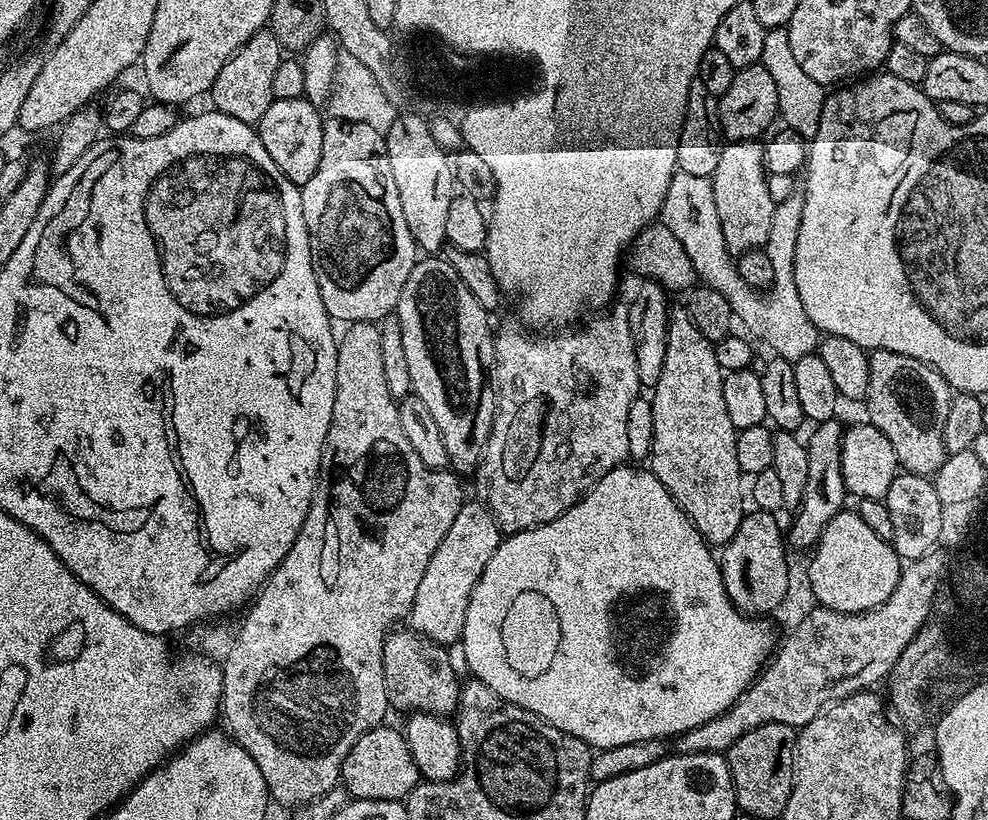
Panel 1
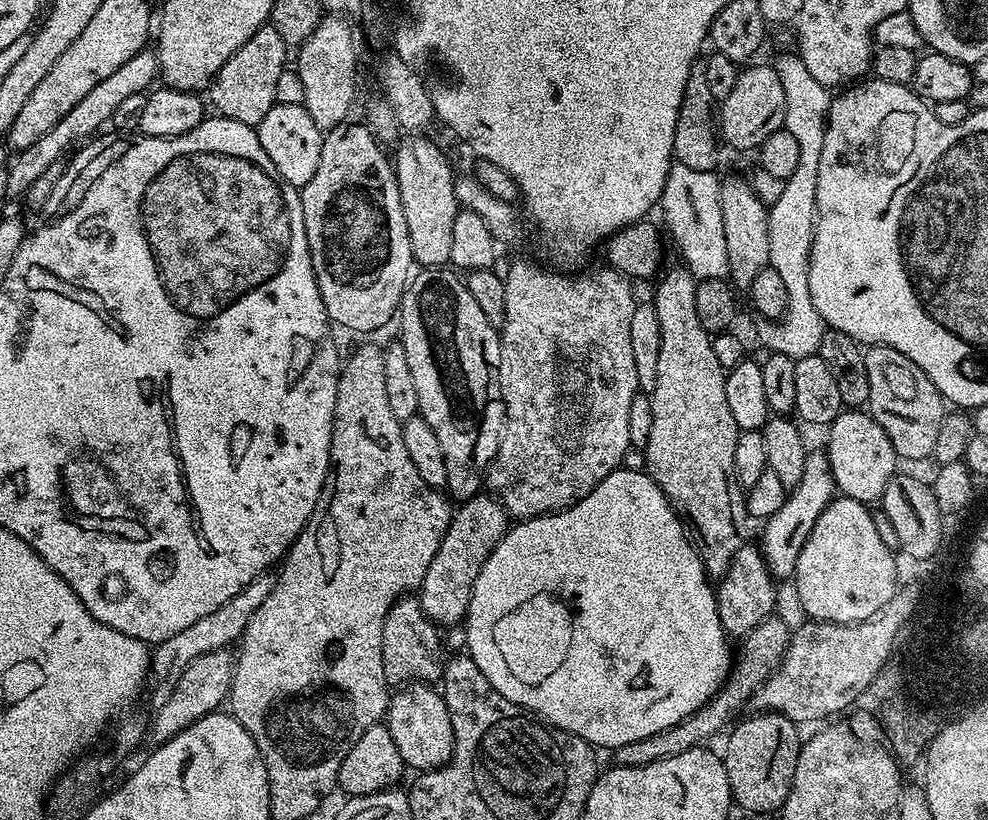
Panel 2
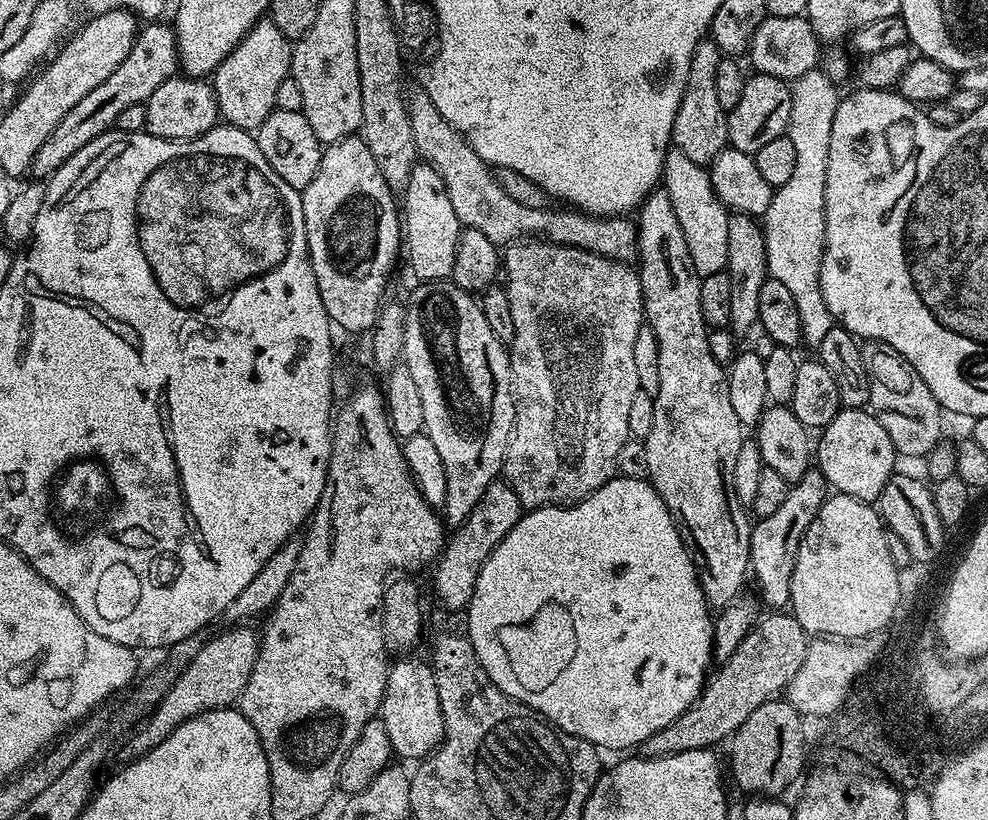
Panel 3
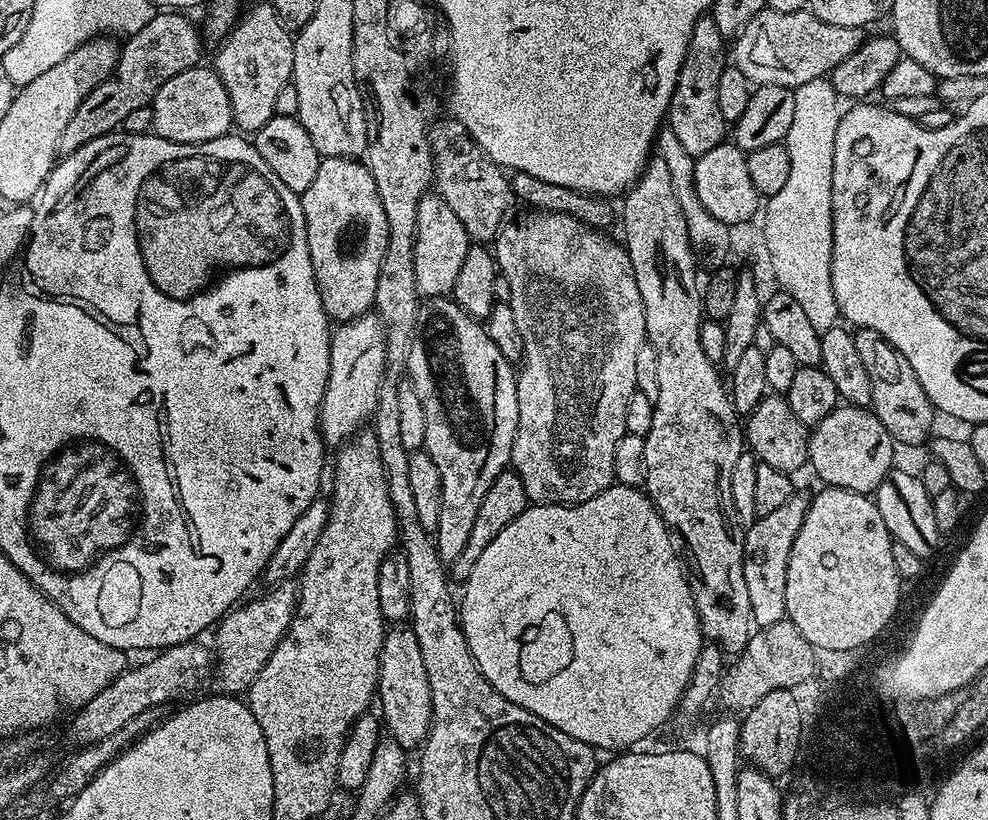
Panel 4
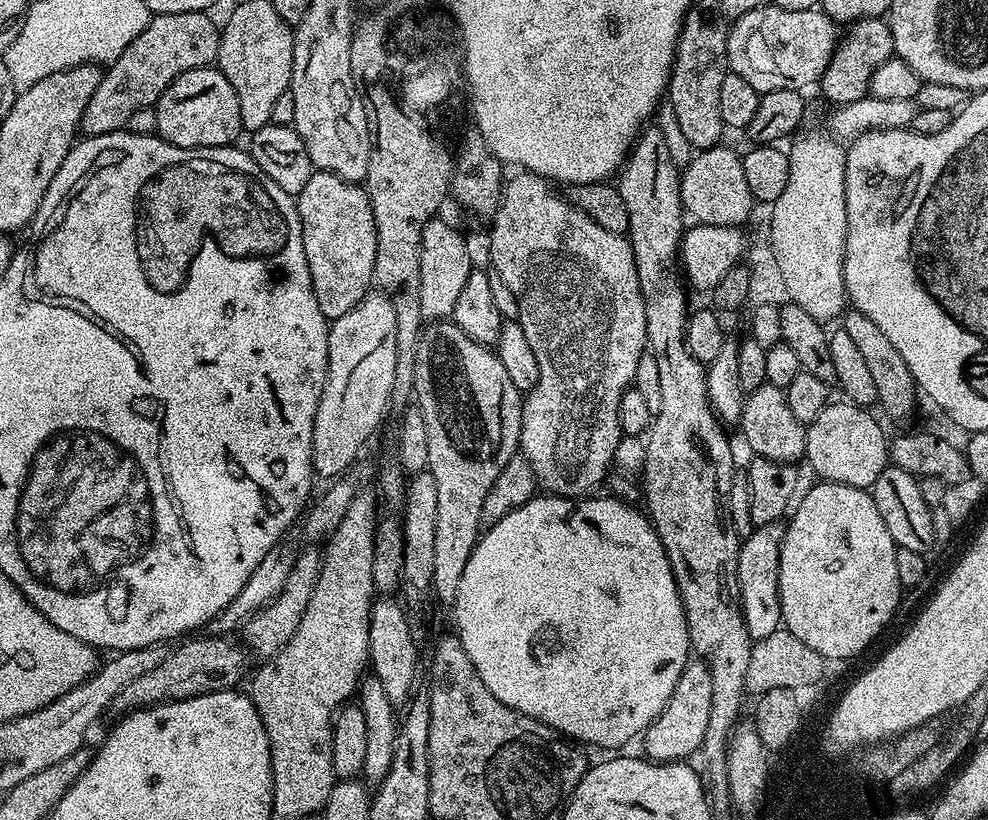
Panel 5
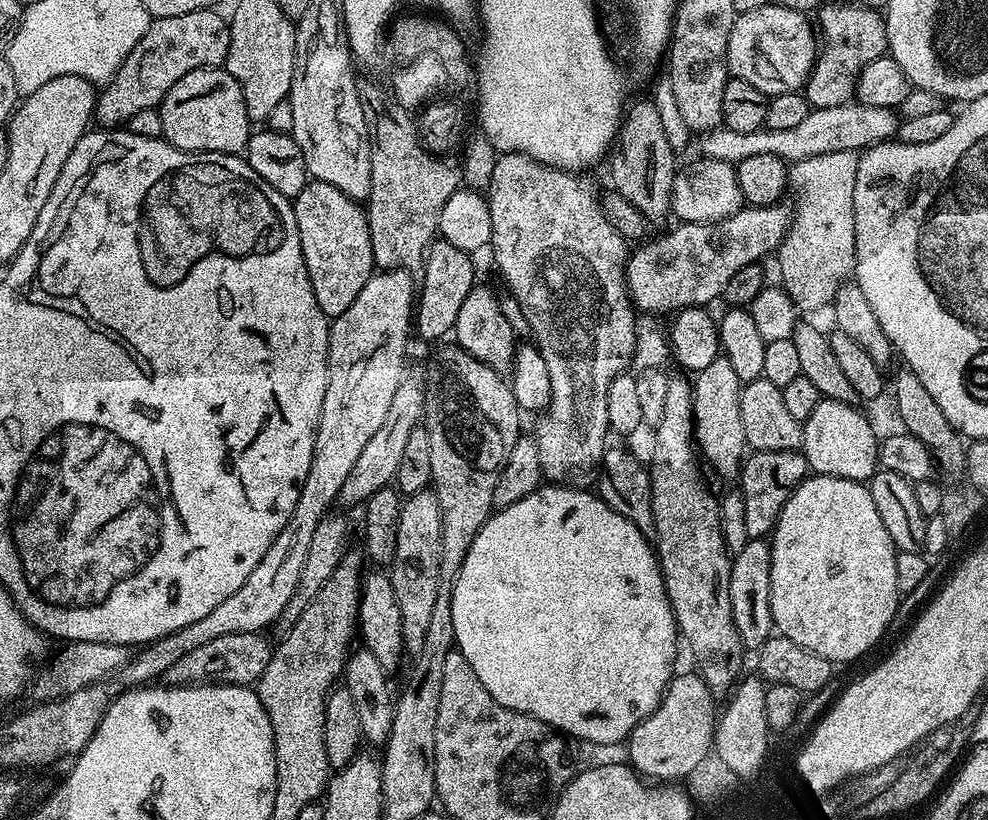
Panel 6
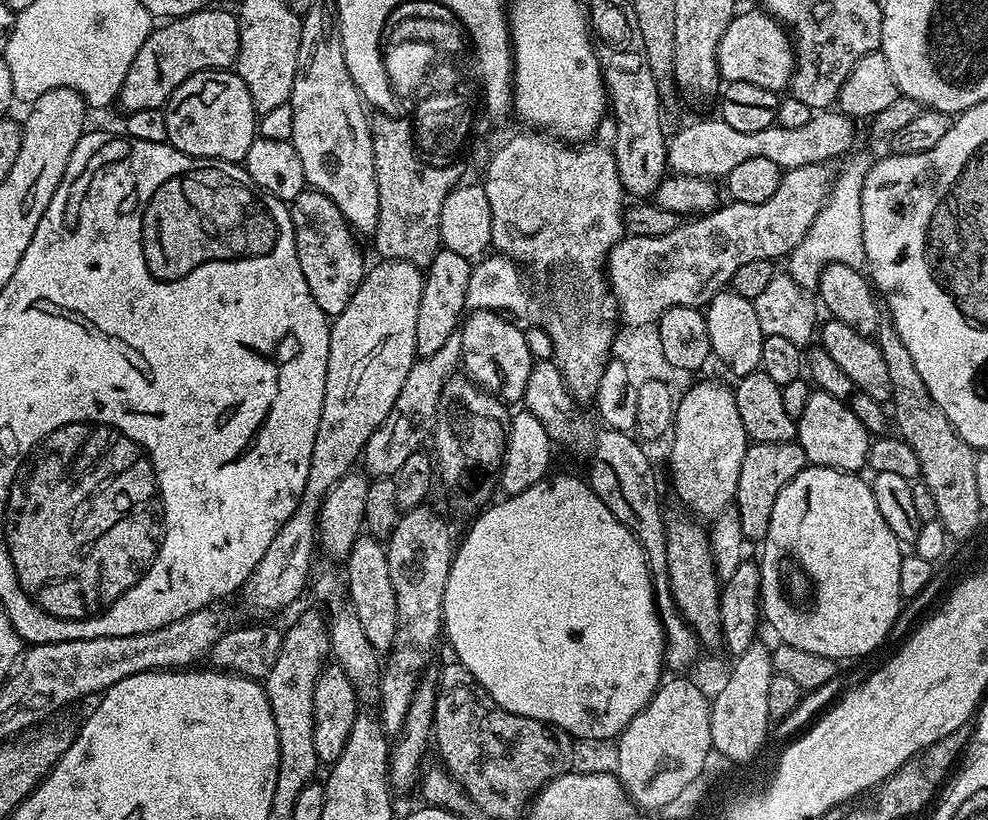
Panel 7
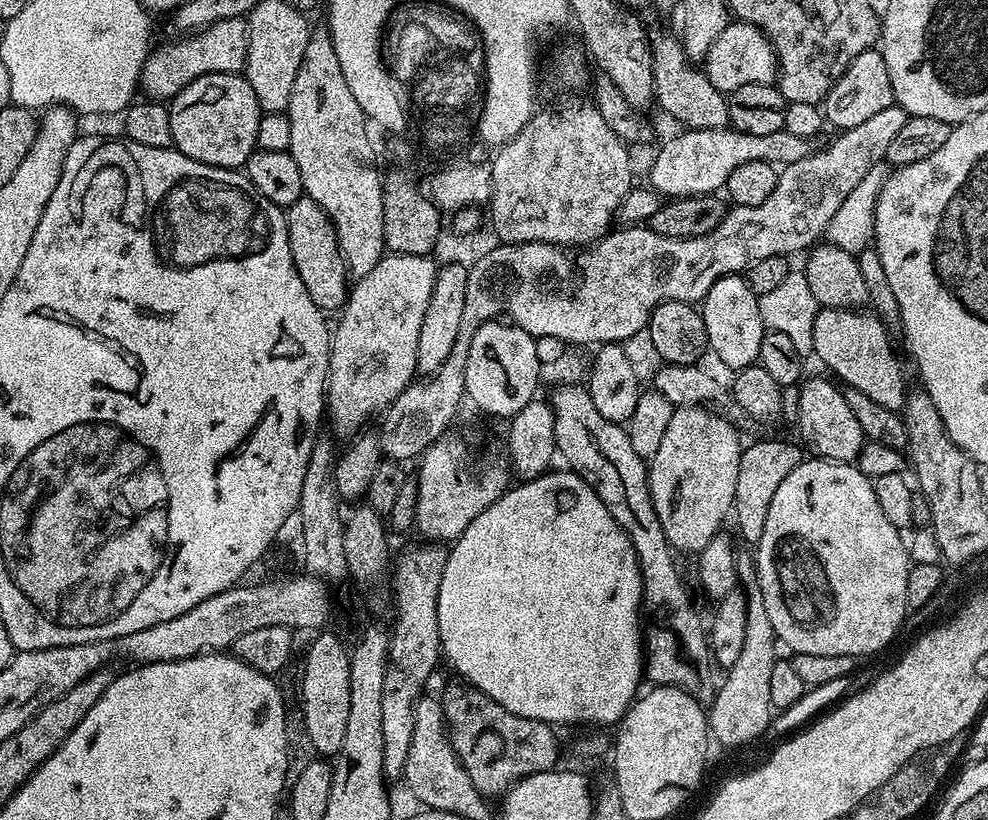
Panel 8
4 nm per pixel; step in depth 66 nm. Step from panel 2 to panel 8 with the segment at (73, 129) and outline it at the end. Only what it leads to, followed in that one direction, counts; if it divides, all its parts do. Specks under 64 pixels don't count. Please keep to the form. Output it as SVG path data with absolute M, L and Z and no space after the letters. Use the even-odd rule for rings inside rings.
M243 16L214 20L195 34L184 34L181 40L160 44L151 49L142 66L140 88L145 97L157 102L171 101L183 88L206 74L243 73L248 57L248 21Z

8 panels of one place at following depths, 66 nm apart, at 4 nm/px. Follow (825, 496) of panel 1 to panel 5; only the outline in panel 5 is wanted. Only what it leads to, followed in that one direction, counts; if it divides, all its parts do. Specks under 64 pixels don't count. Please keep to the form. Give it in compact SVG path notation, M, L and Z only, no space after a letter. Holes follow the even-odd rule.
M780 522L753 527L749 536L743 537L738 554L738 586L740 609L744 611L744 625L752 641L761 640L781 631L780 595L778 594L778 566L784 541L785 525Z

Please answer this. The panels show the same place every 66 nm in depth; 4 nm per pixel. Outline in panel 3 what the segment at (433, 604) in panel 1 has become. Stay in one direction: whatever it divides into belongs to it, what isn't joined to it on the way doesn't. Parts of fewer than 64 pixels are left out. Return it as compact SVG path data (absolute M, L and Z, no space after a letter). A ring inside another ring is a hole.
M498 478L490 486L486 486L486 494L478 498L478 506L470 510L470 514L455 529L456 532L447 537L446 543L435 561L436 573L432 576L432 588L436 596L448 608L467 609L474 594L474 586L486 558L490 558L493 550L510 534L510 530L520 520L522 505L518 494L512 487Z

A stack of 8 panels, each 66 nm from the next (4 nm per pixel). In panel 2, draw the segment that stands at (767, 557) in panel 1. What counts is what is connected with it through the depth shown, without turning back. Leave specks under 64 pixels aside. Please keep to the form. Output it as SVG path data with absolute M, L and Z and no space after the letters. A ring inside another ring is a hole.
M745 544L736 551L716 588L719 620L725 633L740 638L756 628L761 621L769 619L776 604L776 587L778 586L775 577L770 572L763 551L759 547L754 548L751 544Z

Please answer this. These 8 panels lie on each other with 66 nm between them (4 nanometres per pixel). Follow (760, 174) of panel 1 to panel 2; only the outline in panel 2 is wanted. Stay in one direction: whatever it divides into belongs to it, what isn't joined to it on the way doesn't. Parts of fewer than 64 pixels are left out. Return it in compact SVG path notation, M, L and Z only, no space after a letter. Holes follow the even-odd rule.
M732 176L720 185L722 206L722 230L726 234L726 258L728 275L733 289L748 290L758 275L758 270L769 267L771 242L768 233L768 211L766 205L756 196L753 185L740 176Z

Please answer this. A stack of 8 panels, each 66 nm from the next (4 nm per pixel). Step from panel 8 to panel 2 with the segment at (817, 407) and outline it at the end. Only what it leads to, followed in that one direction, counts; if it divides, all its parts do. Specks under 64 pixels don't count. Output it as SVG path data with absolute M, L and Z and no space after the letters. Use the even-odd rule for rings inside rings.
M845 410L832 424L827 425L828 461L834 474L836 490L840 496L848 496L869 506L883 501L884 491L892 476L897 475L898 457L886 430L864 410Z

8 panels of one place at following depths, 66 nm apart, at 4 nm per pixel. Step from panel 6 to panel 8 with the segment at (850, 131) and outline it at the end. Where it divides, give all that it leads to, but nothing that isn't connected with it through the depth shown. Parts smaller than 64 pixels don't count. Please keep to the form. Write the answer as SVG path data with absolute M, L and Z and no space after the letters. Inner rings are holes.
M729 127L685 129L681 133L663 144L650 168L649 185L668 198L714 194L727 185L735 167L745 162L766 161L783 166L801 161L814 150L812 140L799 138L784 129L764 135L746 134Z

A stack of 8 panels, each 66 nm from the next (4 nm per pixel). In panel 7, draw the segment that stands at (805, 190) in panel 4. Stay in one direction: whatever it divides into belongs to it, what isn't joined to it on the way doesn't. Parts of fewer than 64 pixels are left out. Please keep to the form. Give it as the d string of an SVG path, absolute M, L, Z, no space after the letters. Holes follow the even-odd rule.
M856 156L841 172L835 173L832 181L832 191L828 193L828 200L818 210L818 218L814 222L794 251L787 257L787 275L794 283L805 290L815 289L820 280L822 270L828 264L845 264L851 268L863 269L864 243L862 242L862 186L864 173L870 167L869 161Z

